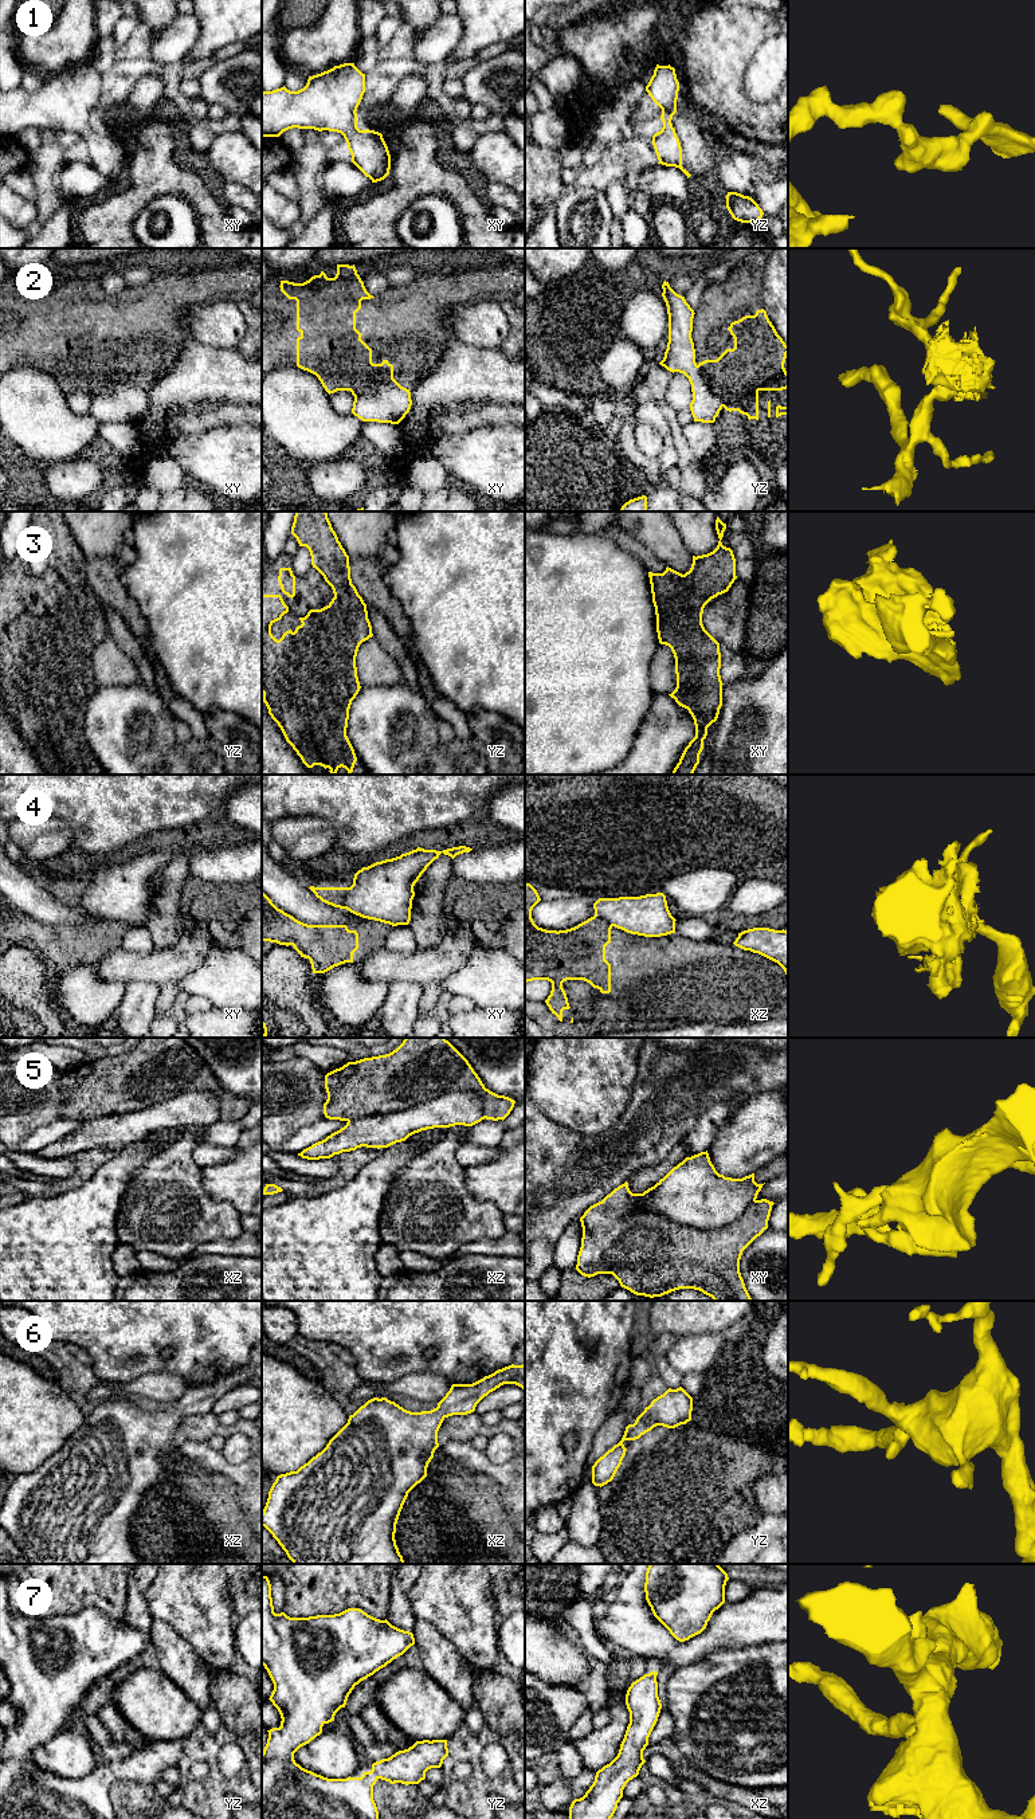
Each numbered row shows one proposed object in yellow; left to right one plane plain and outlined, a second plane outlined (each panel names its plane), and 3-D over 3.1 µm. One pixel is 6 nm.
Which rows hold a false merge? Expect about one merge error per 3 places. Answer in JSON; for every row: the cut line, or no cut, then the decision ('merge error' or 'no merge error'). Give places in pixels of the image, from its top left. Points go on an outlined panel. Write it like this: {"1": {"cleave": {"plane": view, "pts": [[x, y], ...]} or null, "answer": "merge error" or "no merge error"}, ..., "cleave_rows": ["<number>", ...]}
{"1": {"cleave": null, "answer": "no merge error"}, "2": {"cleave": {"plane": "yz", "pts": [[697, 365], [704, 380], [721, 399], [722, 406]]}, "answer": "merge error"}, "3": {"cleave": null, "answer": "no merge error"}, "4": {"cleave": {"plane": "xy", "pts": [[348, 888], [344, 896], [344, 908]]}, "answer": "merge error"}, "5": {"cleave": {"plane": "xz", "pts": [[485, 1114], [475, 1093], [453, 1090], [408, 1108], [348, 1121]]}, "answer": "merge error"}, "6": {"cleave": null, "answer": "no merge error"}, "7": {"cleave": null, "answer": "no merge error"}, "cleave_rows": ["2", "4", "5"]}

